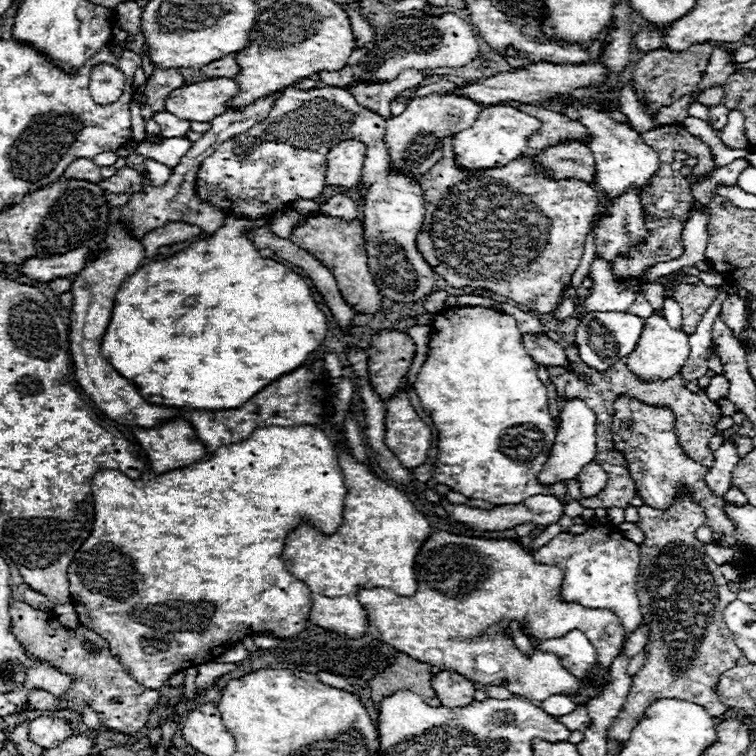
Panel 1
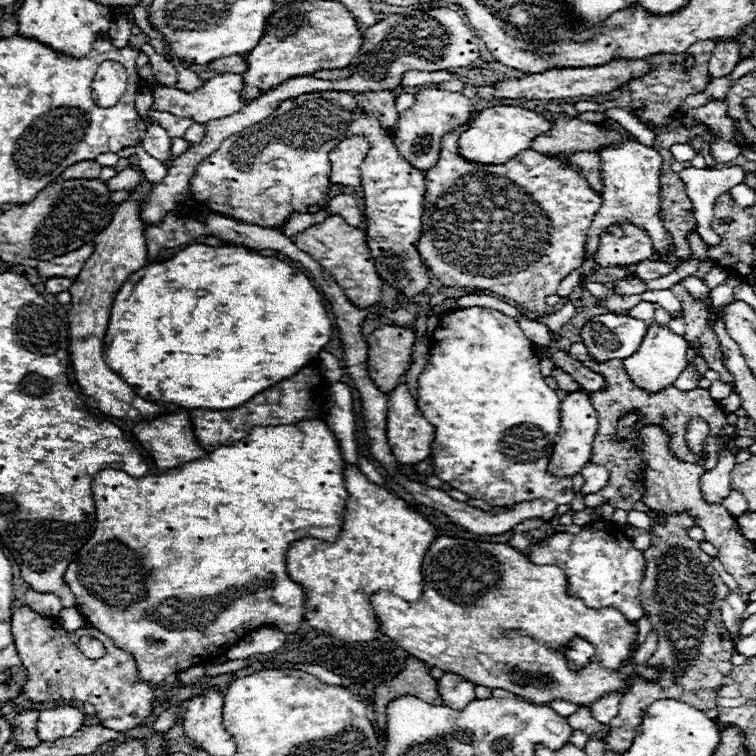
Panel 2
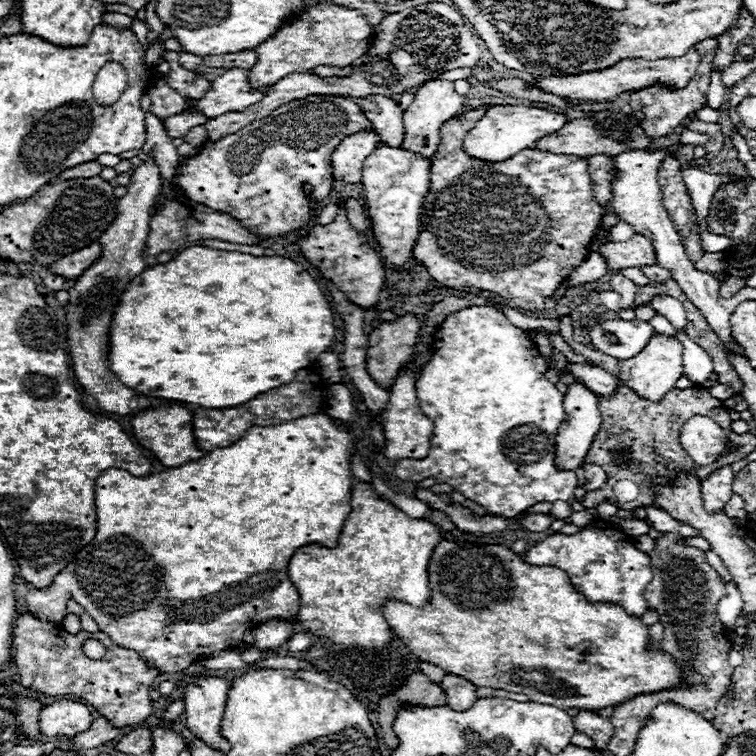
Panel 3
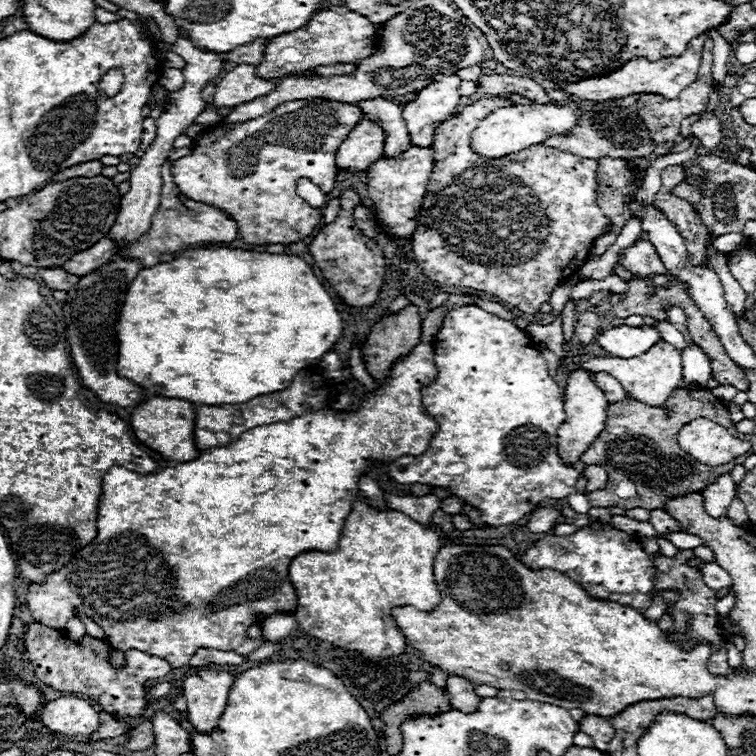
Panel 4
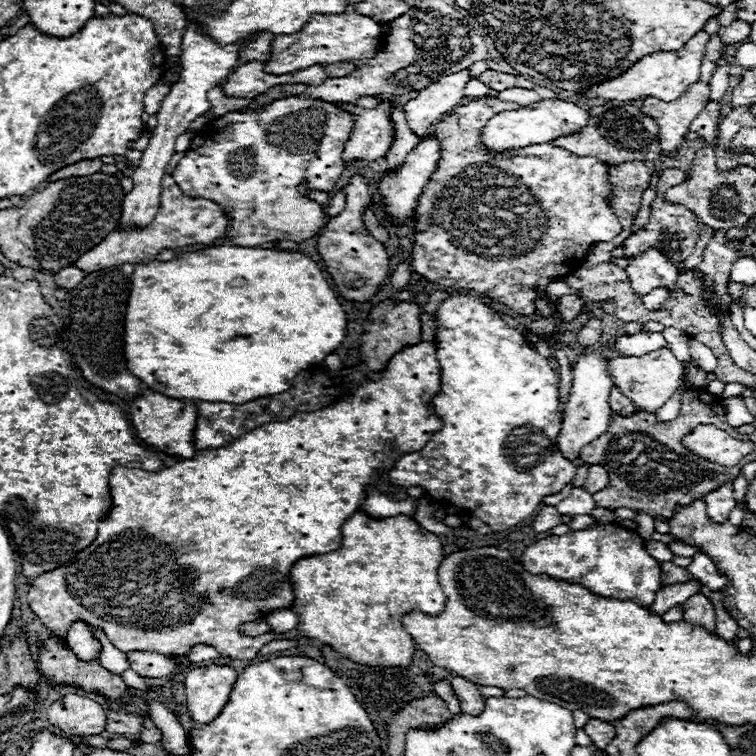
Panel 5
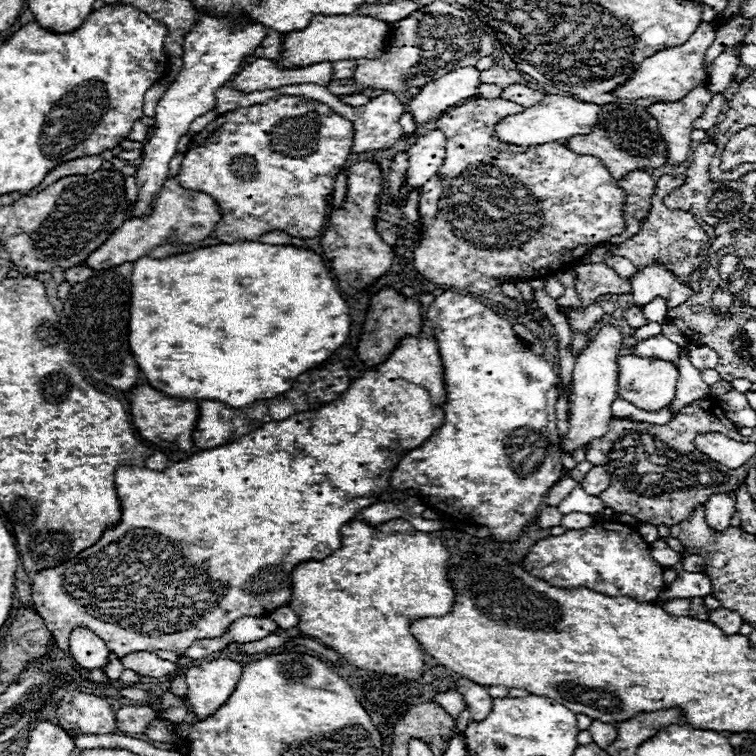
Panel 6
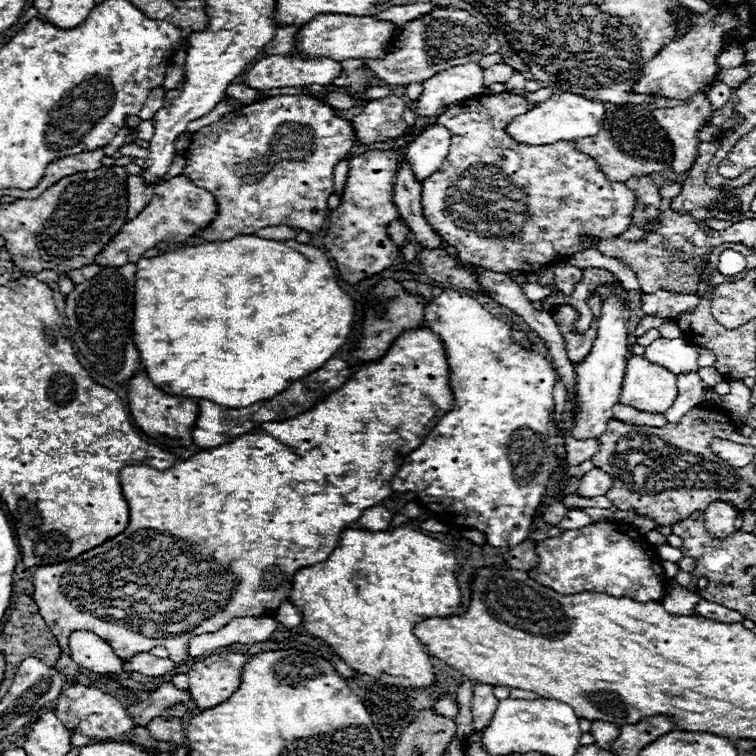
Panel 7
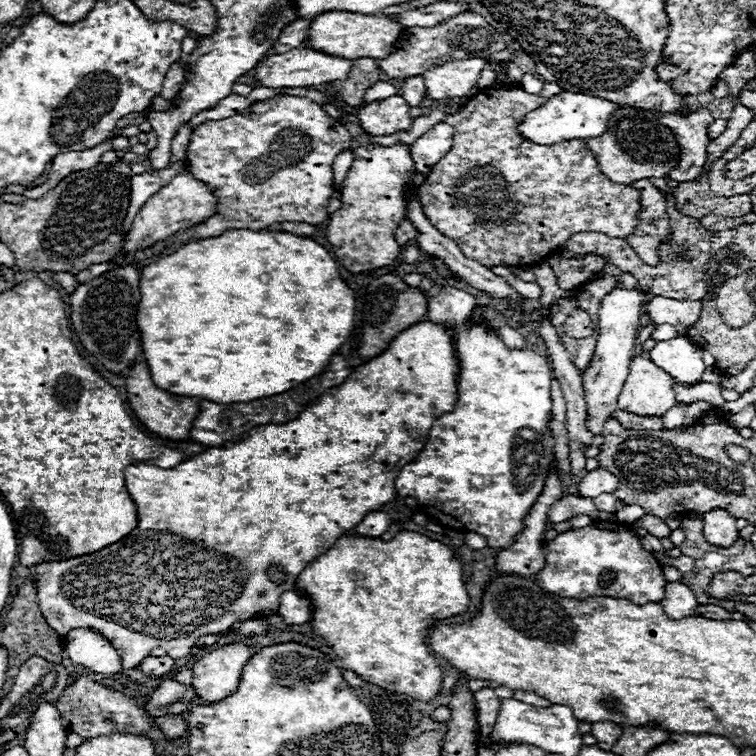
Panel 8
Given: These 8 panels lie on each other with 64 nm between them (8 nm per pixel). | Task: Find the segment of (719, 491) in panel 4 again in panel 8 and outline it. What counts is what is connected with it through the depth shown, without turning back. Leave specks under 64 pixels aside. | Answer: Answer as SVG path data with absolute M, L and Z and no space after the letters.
M712 510L704 514L704 538L712 546L722 546L730 548L736 538L738 538L738 528L736 528L736 518L724 510Z

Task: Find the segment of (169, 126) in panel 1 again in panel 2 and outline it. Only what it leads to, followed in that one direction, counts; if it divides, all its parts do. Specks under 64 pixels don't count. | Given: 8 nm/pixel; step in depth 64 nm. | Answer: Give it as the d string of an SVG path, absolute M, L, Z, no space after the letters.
M150 110L148 112L152 116L152 120L156 120L166 132L170 138L182 138L186 134L186 130L194 124L192 118L178 118L174 114L168 114L168 112L156 112L156 110Z

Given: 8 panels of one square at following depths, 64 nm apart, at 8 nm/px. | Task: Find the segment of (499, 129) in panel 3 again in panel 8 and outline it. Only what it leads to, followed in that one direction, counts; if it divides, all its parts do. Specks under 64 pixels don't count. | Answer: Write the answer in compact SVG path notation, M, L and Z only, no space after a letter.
M564 90L552 96L544 106L528 112L526 120L520 124L520 134L526 140L532 140L534 144L558 144L562 140L572 140L572 138L596 138L608 130L610 114L618 108L620 104L616 102Z

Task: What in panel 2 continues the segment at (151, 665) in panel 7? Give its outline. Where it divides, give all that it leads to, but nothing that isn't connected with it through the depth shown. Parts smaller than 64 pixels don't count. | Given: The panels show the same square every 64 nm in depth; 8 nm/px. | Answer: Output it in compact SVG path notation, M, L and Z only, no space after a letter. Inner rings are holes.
M28 606L16 608L12 614L12 636L14 636L14 644L18 650L18 656L22 660L22 668L26 670L26 682L24 682L24 694L28 696L28 700L32 702L88 702L96 708L98 720L102 726L112 728L112 730L132 730L140 724L144 724L144 720L152 714L152 702L154 702L154 686L150 682L144 682L138 676L138 668L134 662L134 656L130 656L128 652L116 648L112 644L112 640L108 636L104 636L102 632L98 632L96 628L80 628L76 632L66 632L64 628L60 628L56 618L44 618L36 612L32 612ZM82 636L94 636L98 638L104 646L106 646L106 654L100 660L90 660L86 658L80 650L78 650L78 640Z

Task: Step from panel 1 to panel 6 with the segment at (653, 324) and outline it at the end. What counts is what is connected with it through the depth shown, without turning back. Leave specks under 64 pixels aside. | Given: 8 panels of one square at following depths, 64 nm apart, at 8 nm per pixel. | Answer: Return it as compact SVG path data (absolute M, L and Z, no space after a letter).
M622 356L620 358L620 398L632 402L636 408L646 410L646 412L658 412L666 408L676 394L676 382L678 382L678 368L656 360L656 358L642 358L642 356Z

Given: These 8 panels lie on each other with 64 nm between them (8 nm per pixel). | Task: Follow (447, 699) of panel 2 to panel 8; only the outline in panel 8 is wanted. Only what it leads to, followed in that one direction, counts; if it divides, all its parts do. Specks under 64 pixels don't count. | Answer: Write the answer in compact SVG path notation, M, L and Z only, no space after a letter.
M482 688L476 692L476 712L478 712L478 724L480 724L480 736L482 742L494 750L494 746L490 744L490 734L494 730L498 712L500 712L500 698L496 696L496 692L492 688Z

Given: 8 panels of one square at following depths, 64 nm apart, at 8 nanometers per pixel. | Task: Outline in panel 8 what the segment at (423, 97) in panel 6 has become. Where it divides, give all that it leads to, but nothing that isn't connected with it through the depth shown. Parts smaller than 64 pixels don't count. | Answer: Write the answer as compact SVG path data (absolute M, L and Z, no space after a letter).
M466 58L430 68L428 74L424 74L426 96L434 100L450 100L468 96L470 92L480 92L476 80L484 66L486 58Z

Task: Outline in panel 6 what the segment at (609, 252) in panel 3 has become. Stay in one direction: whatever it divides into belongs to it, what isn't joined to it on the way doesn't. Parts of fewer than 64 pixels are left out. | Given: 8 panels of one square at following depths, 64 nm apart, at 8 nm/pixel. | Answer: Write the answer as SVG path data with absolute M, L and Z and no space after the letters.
M648 266L646 270L634 274L632 296L634 302L638 302L638 306L646 306L656 296L662 296L668 308L676 308L684 304L688 298L692 298L694 292L684 284L680 284L676 276L660 270L658 266Z

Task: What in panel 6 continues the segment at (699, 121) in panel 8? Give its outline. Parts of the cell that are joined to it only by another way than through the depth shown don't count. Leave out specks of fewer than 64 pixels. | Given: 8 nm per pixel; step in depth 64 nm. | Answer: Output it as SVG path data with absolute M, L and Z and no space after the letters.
M702 84L700 88L694 88L692 94L688 94L684 100L678 102L658 102L648 108L648 112L658 120L658 128L664 136L664 142L668 144L668 162L672 166L678 166L688 160L690 148L692 148L692 122L700 118L710 102L712 94Z

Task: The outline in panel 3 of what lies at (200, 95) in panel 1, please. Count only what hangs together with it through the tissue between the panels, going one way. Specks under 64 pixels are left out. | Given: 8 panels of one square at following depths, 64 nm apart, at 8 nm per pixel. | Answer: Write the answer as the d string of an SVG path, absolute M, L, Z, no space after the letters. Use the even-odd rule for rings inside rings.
M232 68L220 78L216 78L212 82L212 88L204 94L204 98L196 102L196 112L206 114L208 118L216 118L226 112L238 112L262 100L268 88L252 90L248 76L250 68ZM154 78L152 84L150 84L150 90L148 90L148 96L152 100L152 106L150 106L150 112L156 116L156 118L166 118L166 116L172 116L172 114L182 114L184 108L188 108L186 104L186 98L182 98L180 94L176 94L164 80L160 78Z

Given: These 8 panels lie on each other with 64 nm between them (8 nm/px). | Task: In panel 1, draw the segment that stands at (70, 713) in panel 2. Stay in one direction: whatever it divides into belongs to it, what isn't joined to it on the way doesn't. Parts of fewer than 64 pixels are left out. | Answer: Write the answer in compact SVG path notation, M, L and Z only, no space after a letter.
M42 714L36 720L32 720L30 732L32 740L36 740L40 748L54 748L72 736L72 722L64 716Z

